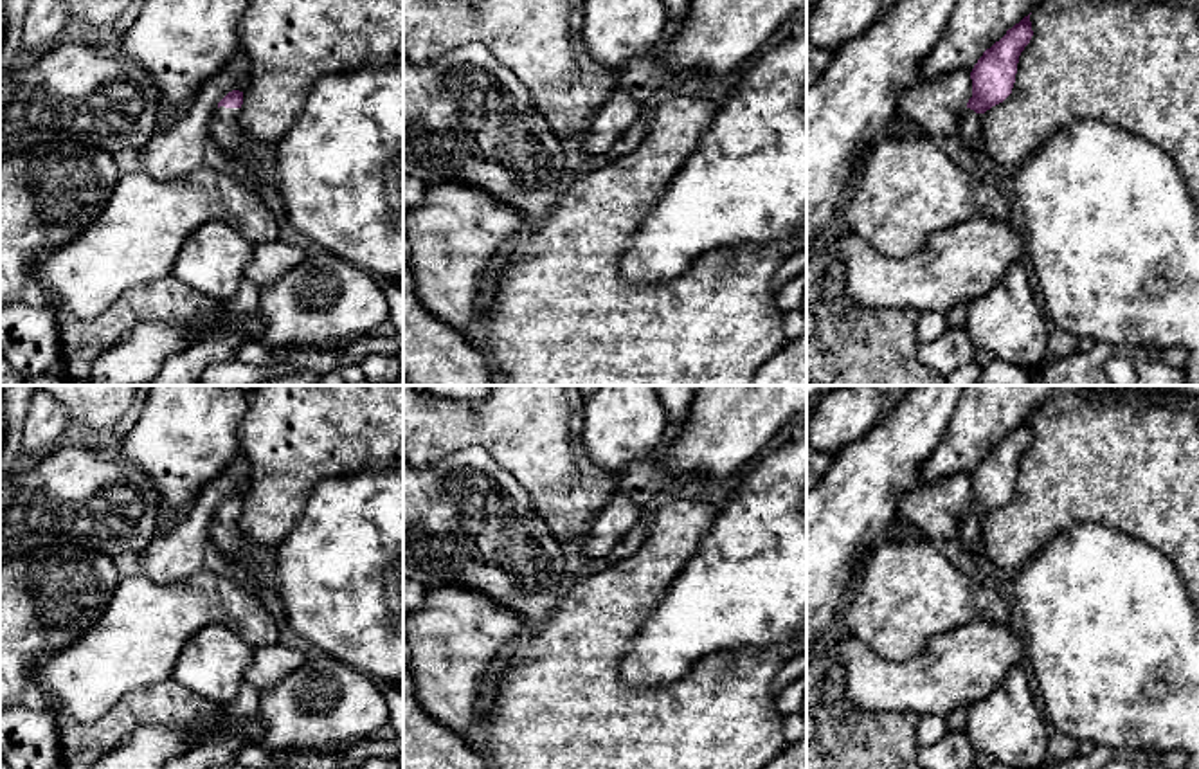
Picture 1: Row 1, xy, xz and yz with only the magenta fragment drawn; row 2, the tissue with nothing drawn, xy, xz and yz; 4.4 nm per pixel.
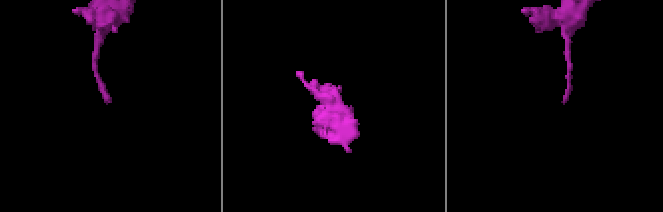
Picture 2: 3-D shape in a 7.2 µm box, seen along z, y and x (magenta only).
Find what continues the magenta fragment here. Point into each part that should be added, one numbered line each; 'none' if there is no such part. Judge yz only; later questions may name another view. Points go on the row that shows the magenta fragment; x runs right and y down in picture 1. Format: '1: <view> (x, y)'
1: yz (969, 130)

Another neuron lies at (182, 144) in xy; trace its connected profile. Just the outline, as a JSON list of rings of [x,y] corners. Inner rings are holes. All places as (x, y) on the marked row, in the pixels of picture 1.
[[[238,49],[232,59],[207,77],[180,119],[157,131],[142,149],[140,169],[158,182],[167,182],[203,166],[203,151],[211,140],[209,124],[218,103],[232,90],[243,92],[250,81],[250,59]]]

